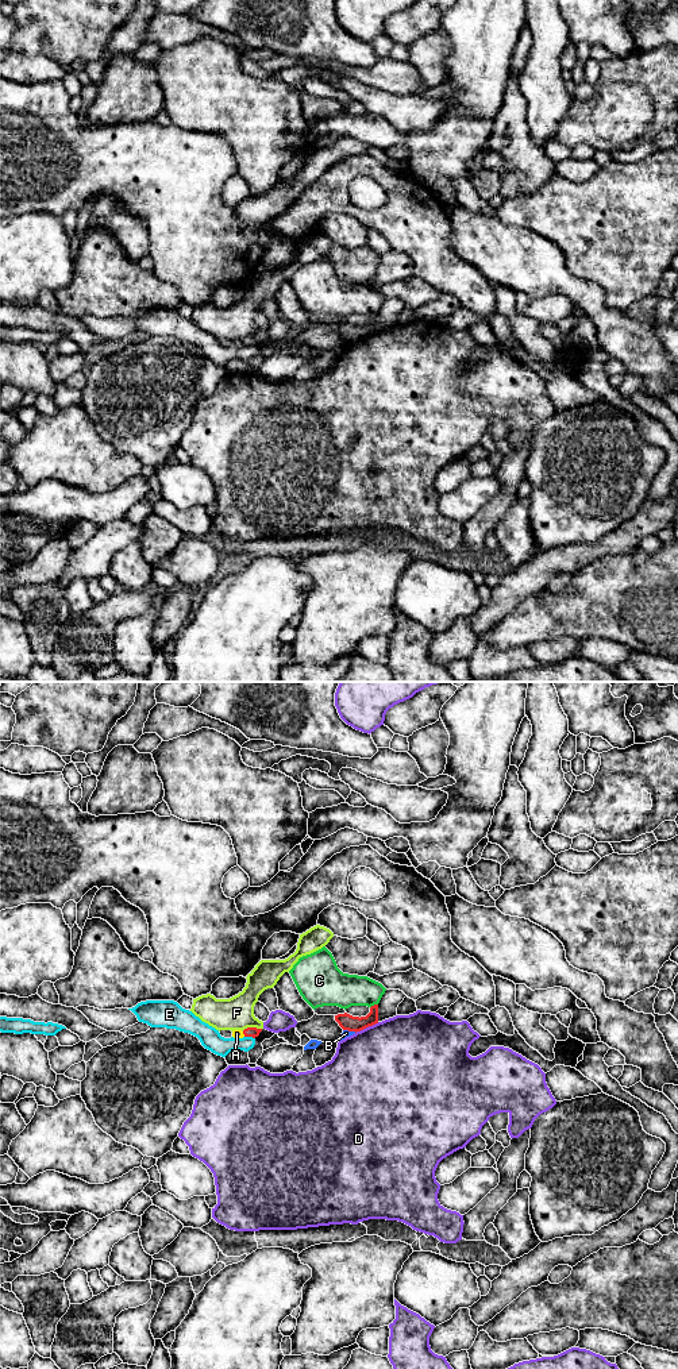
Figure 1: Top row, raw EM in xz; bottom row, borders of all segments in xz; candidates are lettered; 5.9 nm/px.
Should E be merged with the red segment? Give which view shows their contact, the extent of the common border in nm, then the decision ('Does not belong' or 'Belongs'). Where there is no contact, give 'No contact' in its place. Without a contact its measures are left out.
Touches red in xz. Shared border 70 nm. Does not belong

